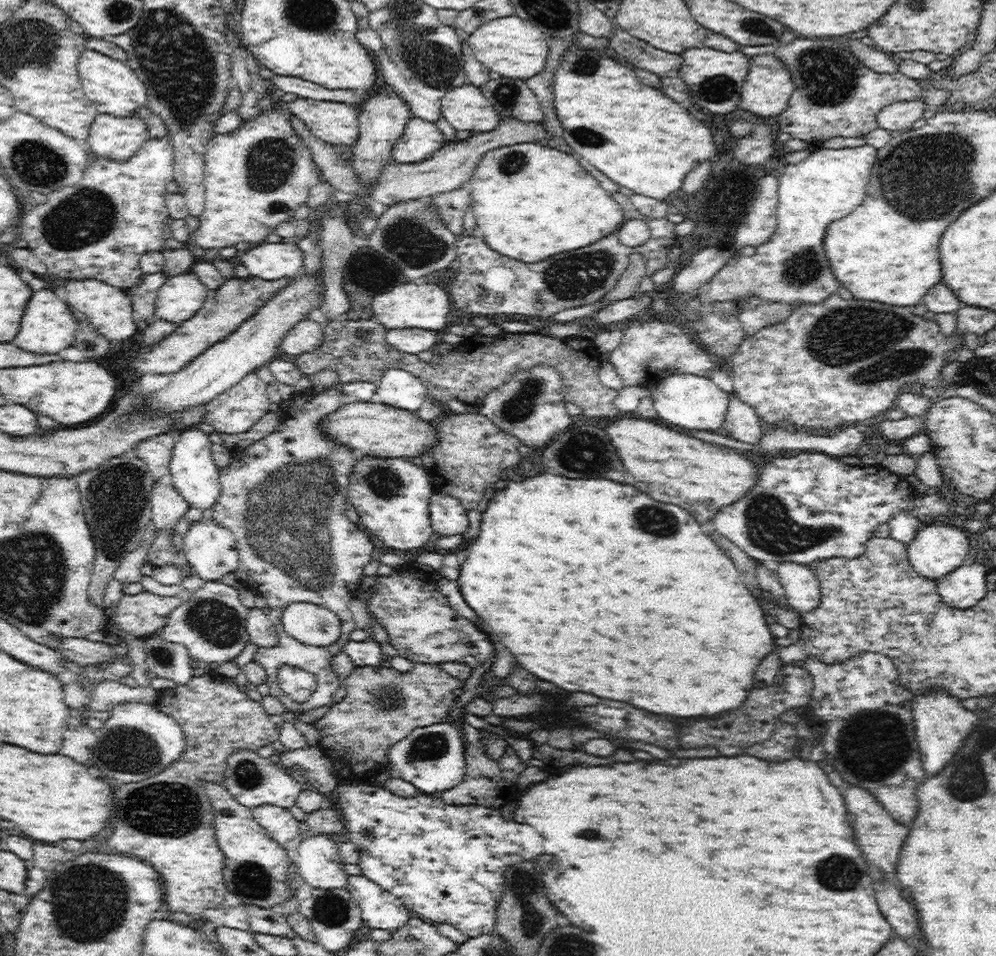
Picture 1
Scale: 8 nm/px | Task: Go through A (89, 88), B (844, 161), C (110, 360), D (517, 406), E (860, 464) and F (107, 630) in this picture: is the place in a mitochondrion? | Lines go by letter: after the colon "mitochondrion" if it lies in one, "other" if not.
A: other
B: other
C: other
D: mitochondrion
E: other
F: other

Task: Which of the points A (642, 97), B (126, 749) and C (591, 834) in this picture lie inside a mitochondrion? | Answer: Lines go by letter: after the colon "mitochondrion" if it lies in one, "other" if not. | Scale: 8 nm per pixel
A: other
B: mitochondrion
C: other

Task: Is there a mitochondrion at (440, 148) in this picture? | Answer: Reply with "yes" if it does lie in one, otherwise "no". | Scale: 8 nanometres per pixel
no

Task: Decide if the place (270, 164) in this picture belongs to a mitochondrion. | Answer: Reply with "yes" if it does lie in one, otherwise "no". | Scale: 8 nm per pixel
yes

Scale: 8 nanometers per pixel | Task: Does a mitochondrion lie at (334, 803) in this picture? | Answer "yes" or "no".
no

